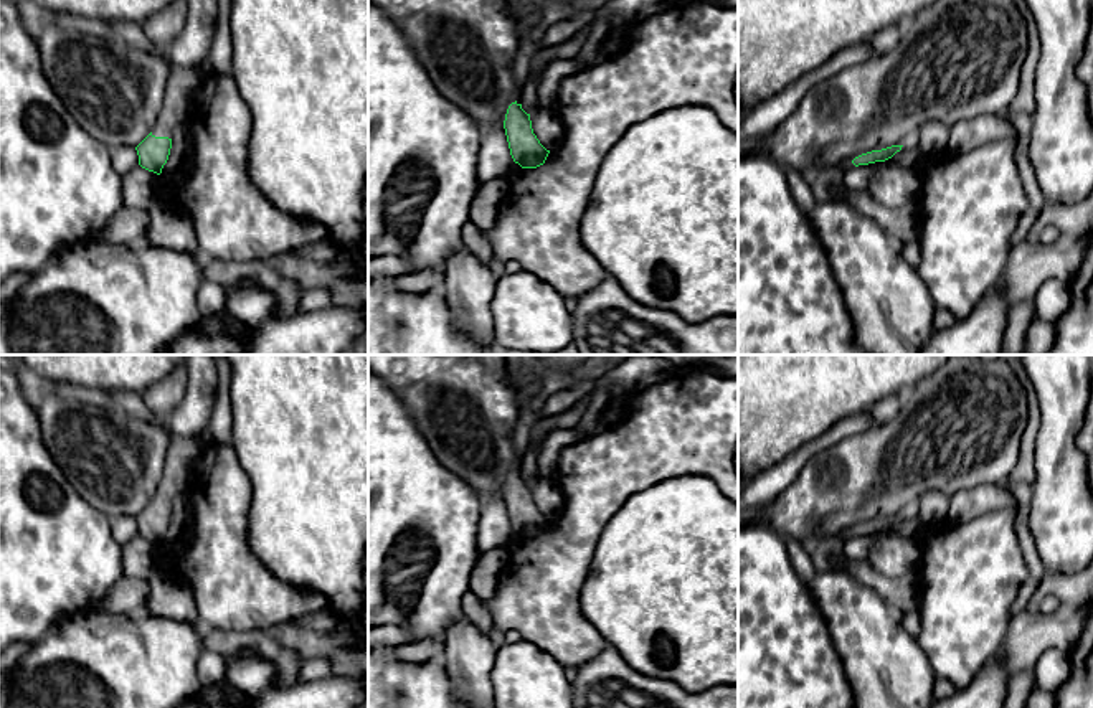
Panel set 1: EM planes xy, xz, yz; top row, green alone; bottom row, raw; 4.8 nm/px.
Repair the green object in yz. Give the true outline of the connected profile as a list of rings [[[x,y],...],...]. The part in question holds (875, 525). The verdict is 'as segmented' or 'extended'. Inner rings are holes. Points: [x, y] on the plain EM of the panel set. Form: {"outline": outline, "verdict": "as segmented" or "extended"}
{"outline": [[[892,515],[882,520],[872,520],[867,523],[862,523],[859,526],[855,526],[854,530],[845,530],[842,531],[837,540],[839,541],[847,541],[852,536],[859,536],[859,535],[868,535],[868,533],[875,533],[875,531],[885,531],[888,528],[892,528],[897,522],[901,520],[903,515]]], "verdict": "extended"}

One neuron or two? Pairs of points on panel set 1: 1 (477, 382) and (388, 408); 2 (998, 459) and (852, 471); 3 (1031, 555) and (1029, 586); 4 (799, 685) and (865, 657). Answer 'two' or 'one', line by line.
1: two
2: one
3: one
4: two

